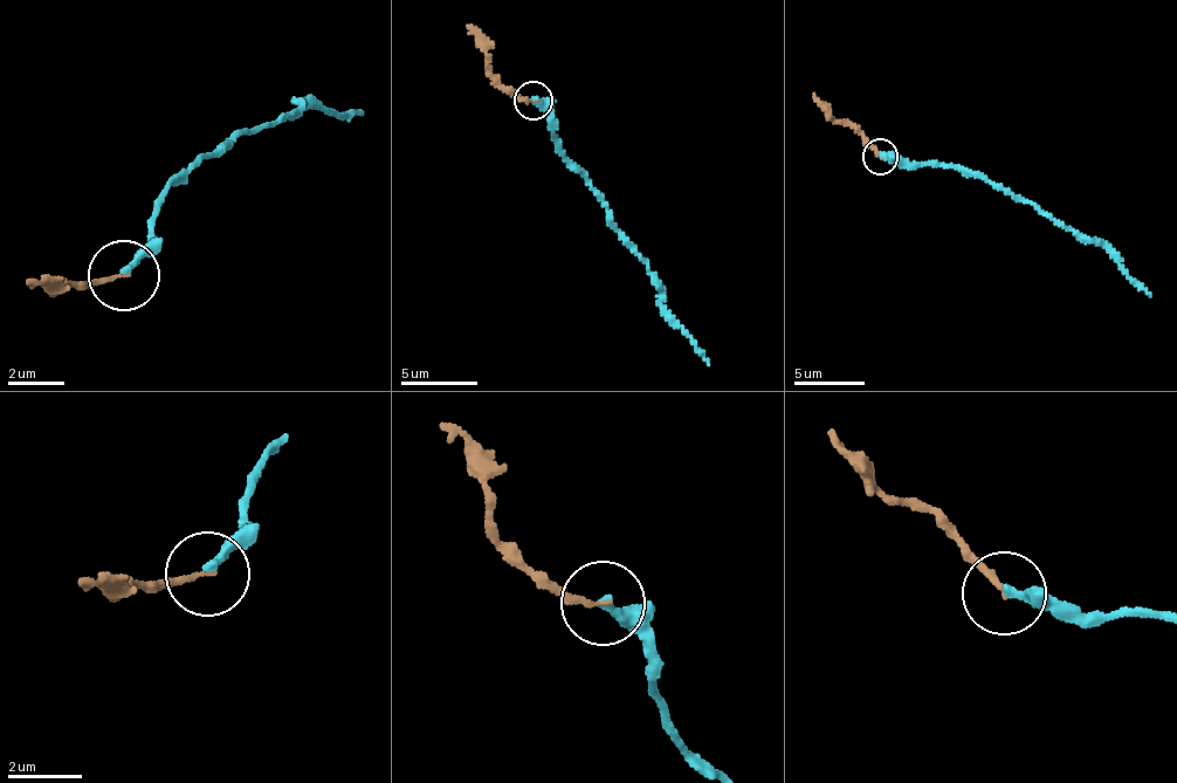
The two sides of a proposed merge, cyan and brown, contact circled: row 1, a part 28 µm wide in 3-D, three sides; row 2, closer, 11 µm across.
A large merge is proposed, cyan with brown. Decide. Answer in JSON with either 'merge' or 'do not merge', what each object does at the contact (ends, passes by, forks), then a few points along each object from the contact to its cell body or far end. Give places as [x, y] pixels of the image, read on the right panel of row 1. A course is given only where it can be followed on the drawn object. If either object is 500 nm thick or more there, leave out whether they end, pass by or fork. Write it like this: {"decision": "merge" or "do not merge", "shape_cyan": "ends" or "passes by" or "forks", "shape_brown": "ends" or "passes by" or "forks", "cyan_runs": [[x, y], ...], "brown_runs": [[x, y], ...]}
{"decision": "merge", "shape_cyan": "ends", "shape_brown": "ends", "cyan_runs": [[881, 156], [900, 163], [943, 164], [1002, 185], [1039, 206], [1066, 231], [1096, 240], [1150, 296]], "brown_runs": [[881, 156], [813, 94]]}

